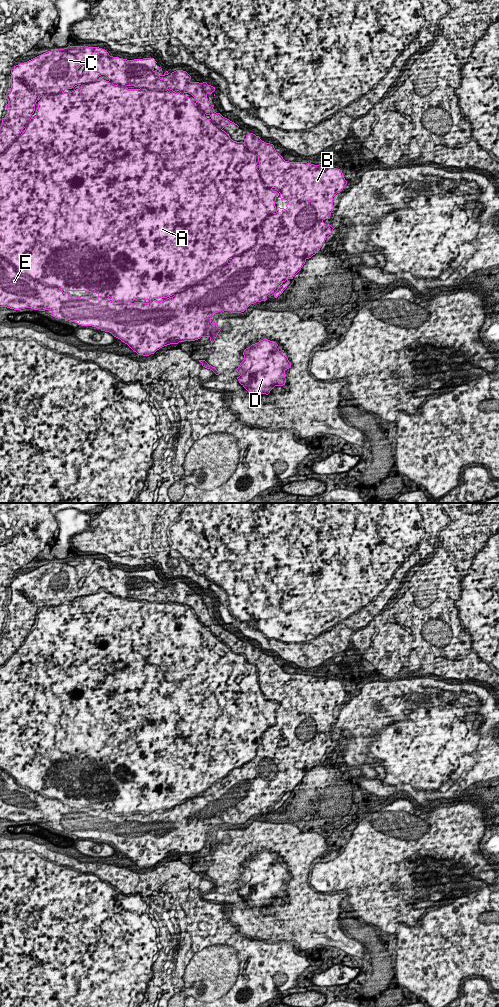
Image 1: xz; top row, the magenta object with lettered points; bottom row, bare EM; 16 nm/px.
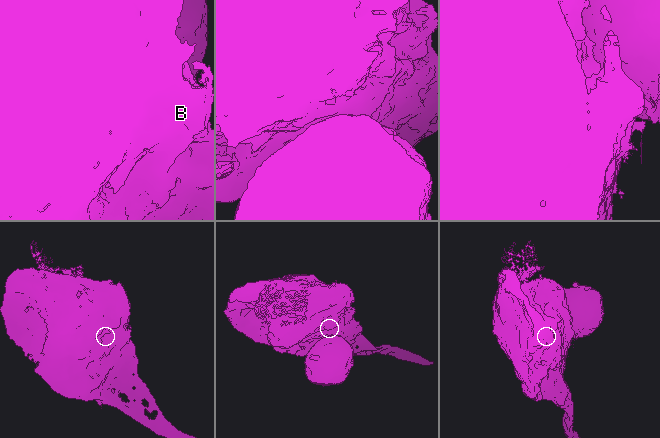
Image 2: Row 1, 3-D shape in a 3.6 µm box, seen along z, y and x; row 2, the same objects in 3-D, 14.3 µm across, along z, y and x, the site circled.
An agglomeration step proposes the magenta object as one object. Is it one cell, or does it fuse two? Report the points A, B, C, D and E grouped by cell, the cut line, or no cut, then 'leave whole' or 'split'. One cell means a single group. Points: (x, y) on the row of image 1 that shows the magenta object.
groups A B C E / D; cut xz (204, 360), (201, 362); split

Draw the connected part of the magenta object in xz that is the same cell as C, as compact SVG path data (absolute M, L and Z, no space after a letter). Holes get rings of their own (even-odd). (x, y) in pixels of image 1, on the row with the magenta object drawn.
M68 46L64 49L51 50L43 53L27 62L20 63L11 70L11 88L5 95L5 99L9 102L5 106L7 114L2 118L2 125L0 127L0 307L7 307L14 310L21 310L31 308L34 310L45 311L51 310L51 316L58 319L67 319L73 322L79 322L81 326L92 326L100 328L101 331L109 332L114 337L120 339L127 344L138 355L149 356L154 354L160 348L170 345L178 344L184 341L195 341L201 337L209 337L212 343L215 341L220 328L217 327L217 322L212 323L211 317L218 312L230 311L231 313L241 313L256 302L266 301L267 296L274 294L277 298L290 284L289 279L301 270L306 260L318 253L326 238L331 235L333 227L325 224L325 219L330 219L331 212L334 209L333 197L340 193L347 181L343 177L342 170L330 167L328 165L314 165L307 162L289 162L285 161L283 157L275 150L274 145L266 143L253 133L246 135L243 142L233 141L230 136L223 130L228 125L233 125L238 129L238 125L229 119L223 117L220 113L216 113L208 101L207 95L215 91L215 87L208 85L206 82L191 82L191 76L183 70L176 70L169 76L168 71L163 75L158 73L162 68L158 66L155 70L156 61L154 58L143 58L127 60L119 57L110 56L109 53L99 47L88 46ZM280 196L281 200L287 200L286 209L276 207L276 197ZM69 291L85 291L96 293L99 297L92 298L89 296L72 296Z

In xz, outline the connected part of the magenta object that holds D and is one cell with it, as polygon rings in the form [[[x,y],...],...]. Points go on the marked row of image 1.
[[[265,338],[244,350],[244,360],[235,371],[250,395],[268,395],[275,386],[285,385],[285,371],[291,368],[291,363],[277,346]]]

